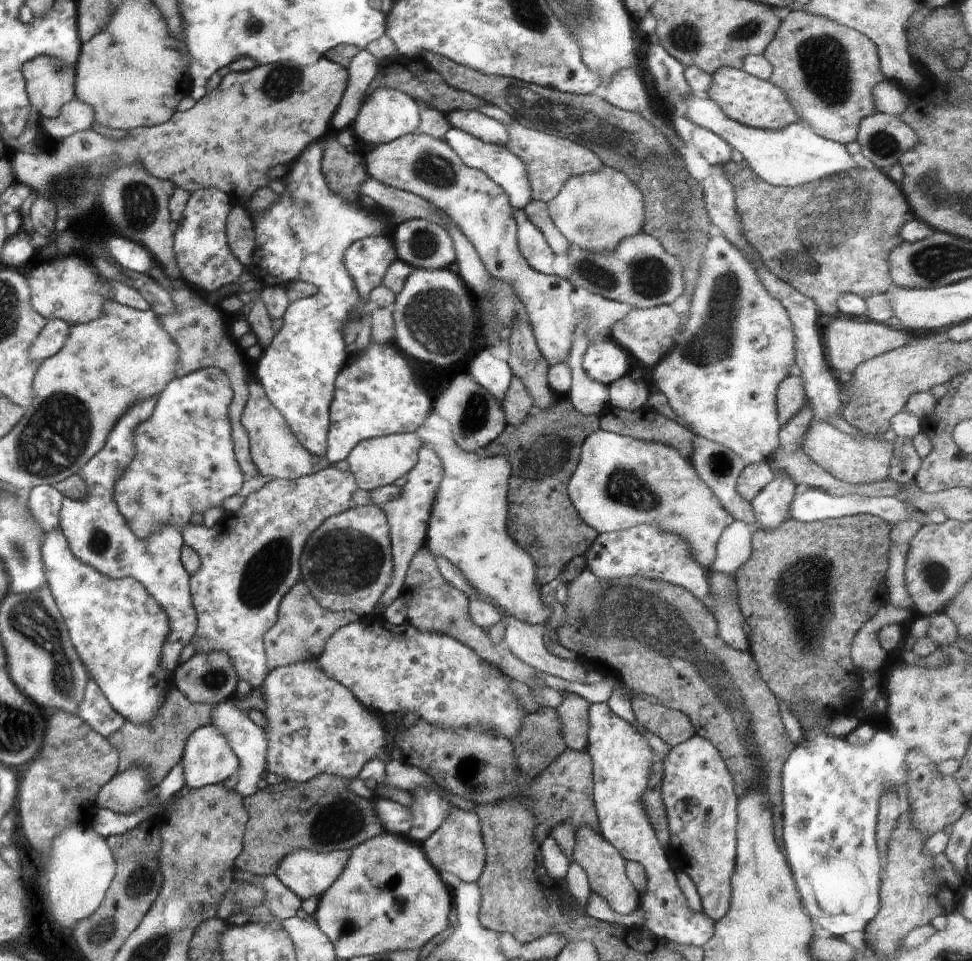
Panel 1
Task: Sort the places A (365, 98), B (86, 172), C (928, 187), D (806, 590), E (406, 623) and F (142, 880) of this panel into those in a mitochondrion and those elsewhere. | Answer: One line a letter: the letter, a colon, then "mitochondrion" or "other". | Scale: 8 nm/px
A: other
B: mitochondrion
C: mitochondrion
D: mitochondrion
E: other
F: mitochondrion

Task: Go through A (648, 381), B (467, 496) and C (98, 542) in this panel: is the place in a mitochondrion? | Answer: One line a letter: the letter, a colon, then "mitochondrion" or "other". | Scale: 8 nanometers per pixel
A: other
B: other
C: mitochondrion

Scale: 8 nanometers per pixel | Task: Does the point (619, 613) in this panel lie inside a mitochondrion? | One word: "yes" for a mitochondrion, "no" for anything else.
yes

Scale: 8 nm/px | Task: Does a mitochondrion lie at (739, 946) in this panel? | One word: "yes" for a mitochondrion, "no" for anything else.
no

